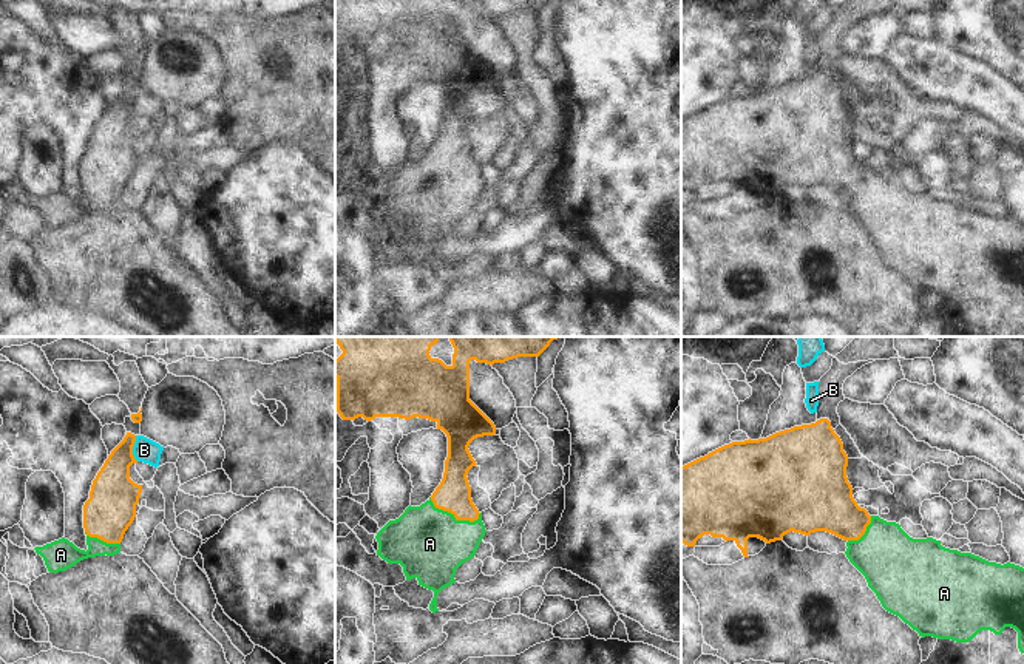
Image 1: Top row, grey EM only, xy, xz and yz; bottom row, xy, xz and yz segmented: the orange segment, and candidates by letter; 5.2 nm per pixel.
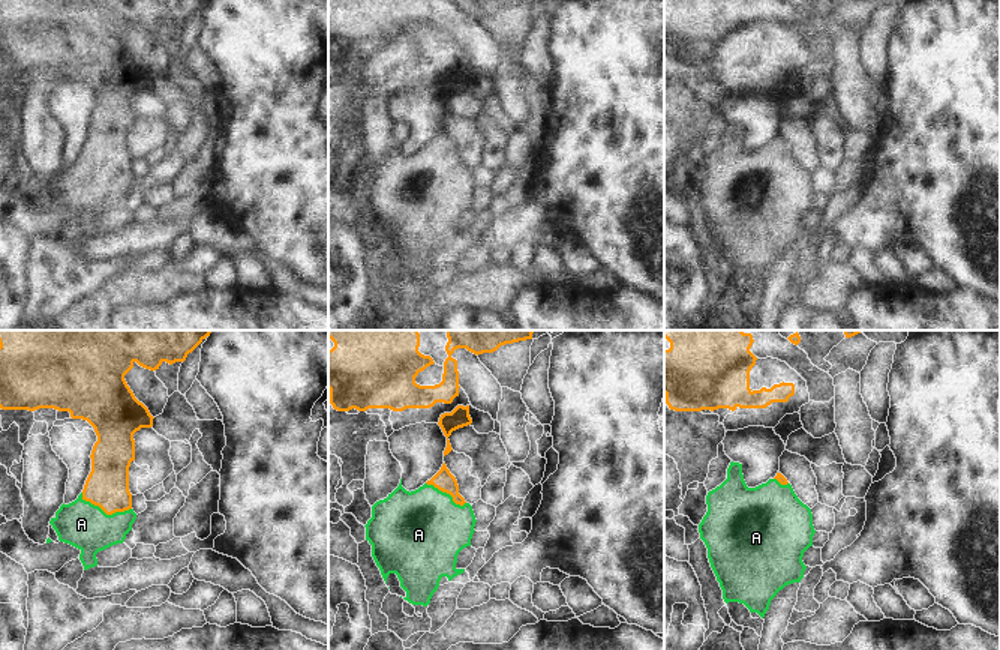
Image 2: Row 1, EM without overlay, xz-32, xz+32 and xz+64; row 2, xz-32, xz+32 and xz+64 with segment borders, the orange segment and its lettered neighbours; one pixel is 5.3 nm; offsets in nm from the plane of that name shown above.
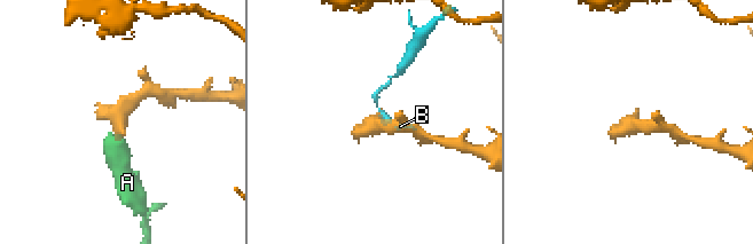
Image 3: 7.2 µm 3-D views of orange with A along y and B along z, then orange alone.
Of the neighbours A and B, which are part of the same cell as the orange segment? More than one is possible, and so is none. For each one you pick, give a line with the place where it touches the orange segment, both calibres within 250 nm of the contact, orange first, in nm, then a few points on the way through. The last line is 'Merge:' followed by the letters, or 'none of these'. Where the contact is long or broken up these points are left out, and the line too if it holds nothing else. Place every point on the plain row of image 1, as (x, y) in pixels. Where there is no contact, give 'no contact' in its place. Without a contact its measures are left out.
A: contact xz (453, 167); calibres 180 and 380 nm; way xz (453, 149), (453, 167), (448, 179), (430, 198)
Merge: A

